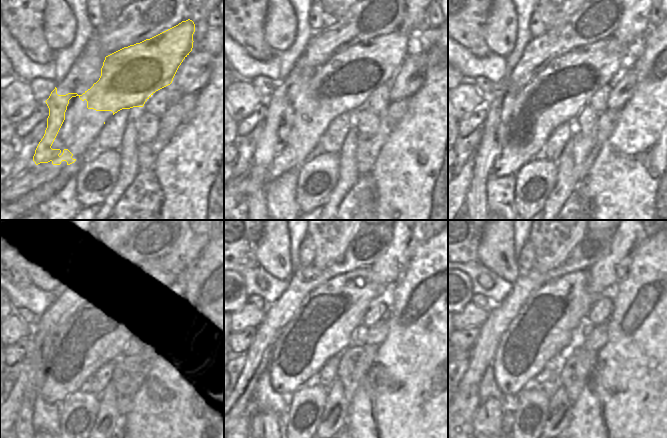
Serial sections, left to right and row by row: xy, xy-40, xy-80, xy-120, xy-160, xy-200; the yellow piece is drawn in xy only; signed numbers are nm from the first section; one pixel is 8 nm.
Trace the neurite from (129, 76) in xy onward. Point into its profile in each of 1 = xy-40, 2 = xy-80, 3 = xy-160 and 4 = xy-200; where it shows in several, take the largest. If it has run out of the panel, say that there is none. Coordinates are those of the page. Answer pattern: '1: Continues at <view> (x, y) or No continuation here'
1: Continues at xy-40 (344, 83)
2: Continues at xy-80 (558, 92)
3: Continues at xy-160 (330, 313)
4: Continues at xy-200 (552, 313).

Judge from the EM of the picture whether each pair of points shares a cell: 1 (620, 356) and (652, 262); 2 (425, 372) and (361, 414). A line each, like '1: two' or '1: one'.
1: one
2: one

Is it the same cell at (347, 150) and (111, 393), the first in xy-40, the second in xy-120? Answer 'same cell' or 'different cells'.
same cell

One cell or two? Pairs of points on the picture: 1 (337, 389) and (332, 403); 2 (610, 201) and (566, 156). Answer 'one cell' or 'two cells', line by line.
1: one cell
2: two cells

